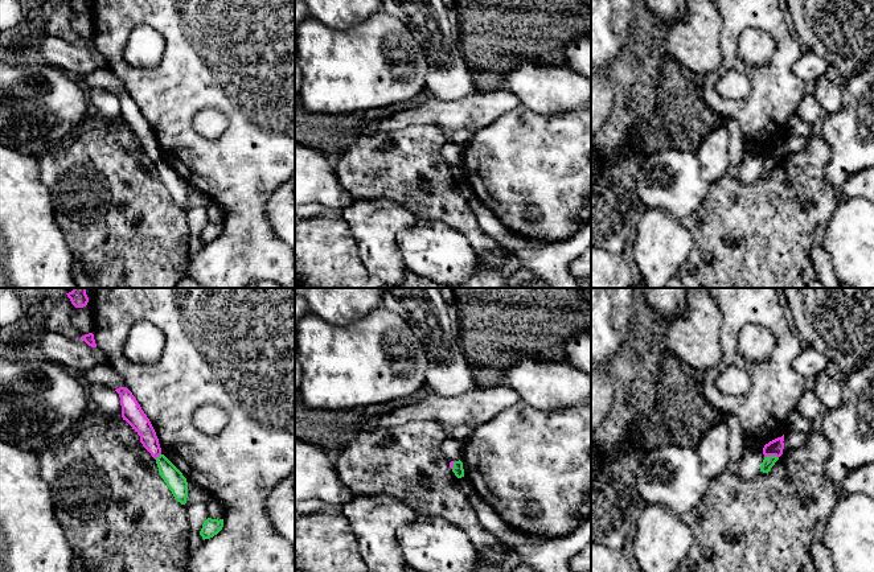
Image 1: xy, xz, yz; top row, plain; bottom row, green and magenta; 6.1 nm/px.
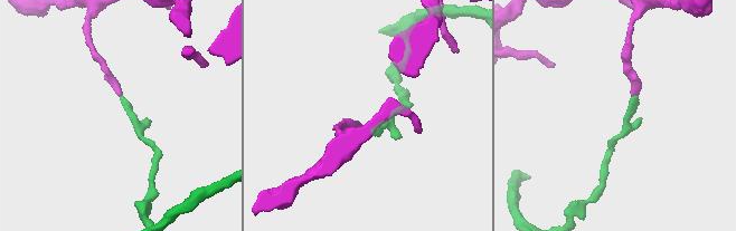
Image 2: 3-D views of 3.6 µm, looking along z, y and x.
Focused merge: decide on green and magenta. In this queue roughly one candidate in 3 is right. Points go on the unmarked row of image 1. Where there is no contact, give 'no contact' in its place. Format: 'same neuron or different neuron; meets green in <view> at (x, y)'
different neuron; meets green in yz at (771, 160)

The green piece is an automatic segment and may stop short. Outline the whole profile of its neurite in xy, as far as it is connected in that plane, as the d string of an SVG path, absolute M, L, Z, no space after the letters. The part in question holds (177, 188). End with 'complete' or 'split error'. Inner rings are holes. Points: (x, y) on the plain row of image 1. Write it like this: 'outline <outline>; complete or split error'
outline M164 159L156 162L156 168L161 182L172 196L175 203L185 209L188 202L186 182Z; complete

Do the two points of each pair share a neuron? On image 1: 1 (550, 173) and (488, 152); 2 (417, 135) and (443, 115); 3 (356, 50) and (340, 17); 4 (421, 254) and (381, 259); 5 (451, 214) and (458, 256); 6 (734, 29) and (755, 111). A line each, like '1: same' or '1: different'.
1: same
2: different
3: different
4: different
5: different
6: same

